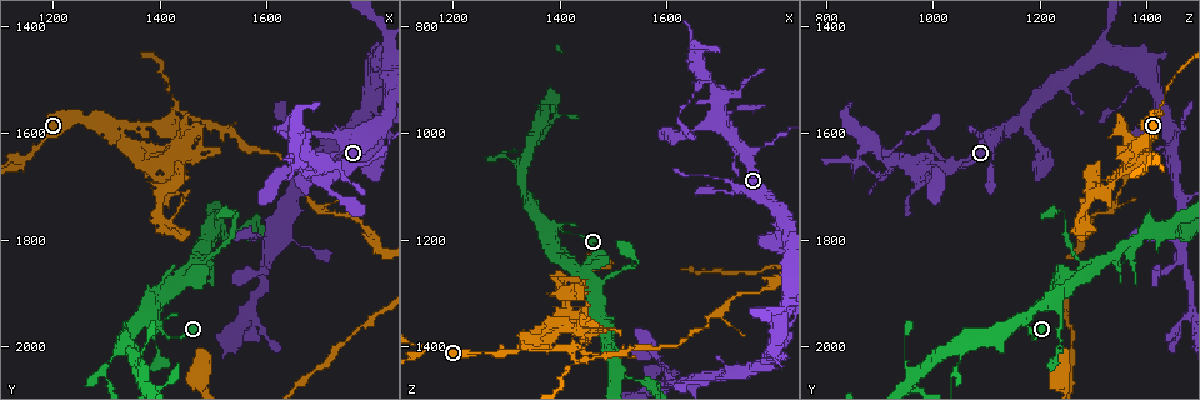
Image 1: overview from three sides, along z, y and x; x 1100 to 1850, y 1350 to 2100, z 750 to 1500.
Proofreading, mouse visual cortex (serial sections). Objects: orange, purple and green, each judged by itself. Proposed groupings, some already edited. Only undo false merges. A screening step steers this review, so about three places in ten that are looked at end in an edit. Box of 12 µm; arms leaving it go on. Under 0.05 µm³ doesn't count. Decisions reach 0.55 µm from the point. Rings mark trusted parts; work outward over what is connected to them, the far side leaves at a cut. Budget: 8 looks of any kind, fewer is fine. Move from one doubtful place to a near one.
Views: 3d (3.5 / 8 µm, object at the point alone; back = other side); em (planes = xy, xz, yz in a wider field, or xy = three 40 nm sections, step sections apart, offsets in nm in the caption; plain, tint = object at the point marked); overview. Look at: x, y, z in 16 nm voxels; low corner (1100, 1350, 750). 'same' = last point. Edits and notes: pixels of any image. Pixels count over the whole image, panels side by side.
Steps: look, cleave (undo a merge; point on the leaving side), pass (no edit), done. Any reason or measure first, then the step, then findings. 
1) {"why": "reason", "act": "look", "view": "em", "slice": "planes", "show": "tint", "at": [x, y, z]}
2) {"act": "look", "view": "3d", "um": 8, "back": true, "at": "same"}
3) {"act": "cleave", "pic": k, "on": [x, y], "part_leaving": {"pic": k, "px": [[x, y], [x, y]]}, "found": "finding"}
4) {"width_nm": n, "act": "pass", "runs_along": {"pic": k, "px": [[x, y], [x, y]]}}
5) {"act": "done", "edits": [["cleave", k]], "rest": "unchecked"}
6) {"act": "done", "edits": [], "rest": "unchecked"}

{"why": "calibre changes", "act": "look", "view": "3d", "um": 3.5, "back": true, "at": [1400, 1915, 1235]}

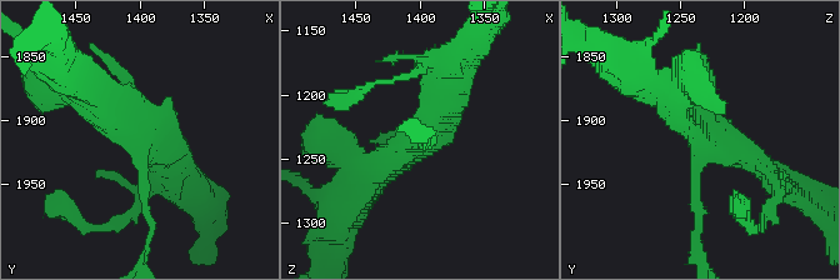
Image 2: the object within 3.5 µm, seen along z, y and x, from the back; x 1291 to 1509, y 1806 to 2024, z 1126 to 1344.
{"act": "look", "view": "em", "slice": "xy", "step": 2, "show": "tint", "at": [1400, 1916, 1232]}

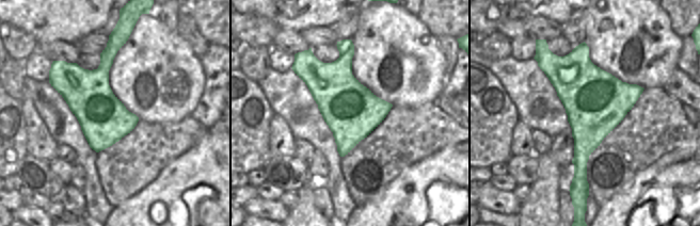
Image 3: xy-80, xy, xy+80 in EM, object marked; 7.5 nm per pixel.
{"act": "look", "view": "em", "slice": "planes", "show": "tint", "at": "same"}

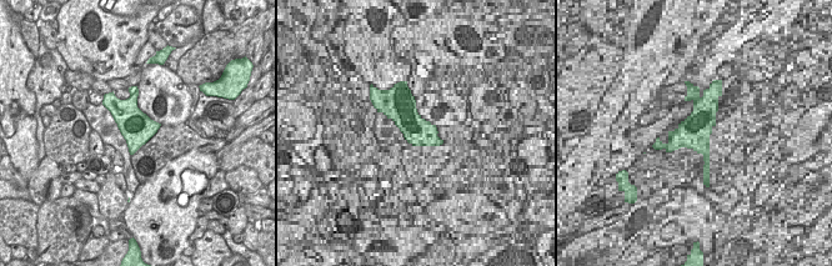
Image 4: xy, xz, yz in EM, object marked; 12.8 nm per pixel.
{"act": "pass", "runs_along": {"pic": 2, "px": [[449, 70], [425, 131], [368, 183]]}, "found": "one cell here"}

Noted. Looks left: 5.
{"why": "three-way junction", "act": "look", "view": "3d", "um": 3.5, "back": true, "at": [1480, 1845, 1285]}

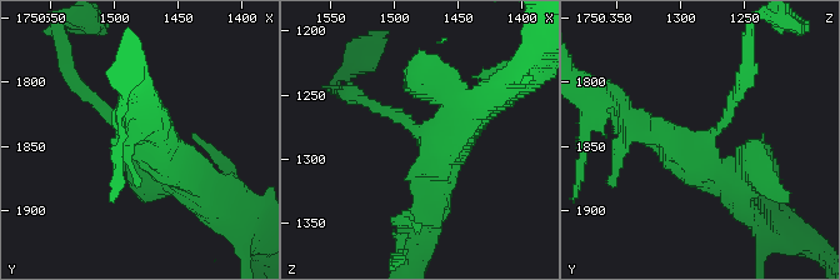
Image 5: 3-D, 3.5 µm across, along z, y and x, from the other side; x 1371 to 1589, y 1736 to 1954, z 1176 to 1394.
{"act": "cleave", "pic": 5, "on": [95, 100], "part_leaving": {"pic": 5, "px": [[718, 130], [746, 76], [749, 34]]}, "found": "two cells meet here"}

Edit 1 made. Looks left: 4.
{"act": "look", "view": "overview"}

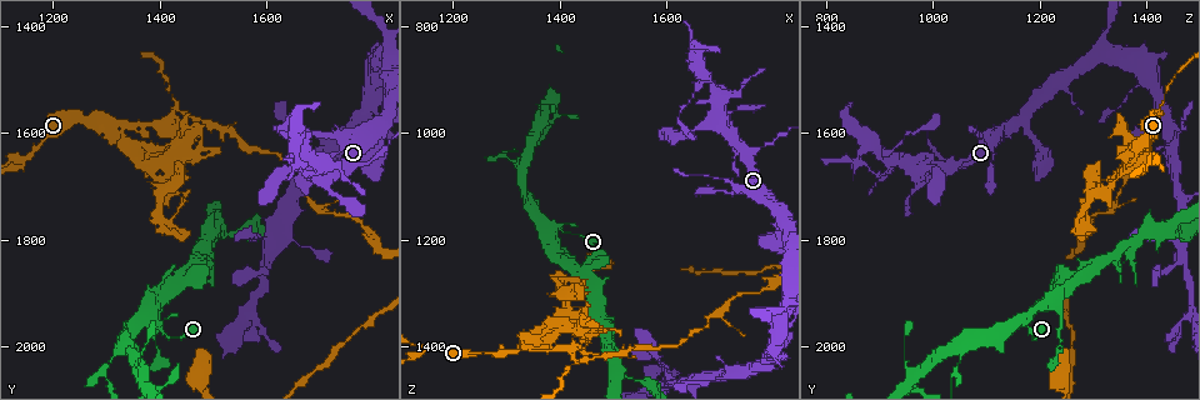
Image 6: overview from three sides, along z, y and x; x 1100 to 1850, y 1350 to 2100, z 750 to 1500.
{"why": "calibre changes", "act": "look", "view": "3d", "um": 8, "at": [1300, 2040, 1040]}

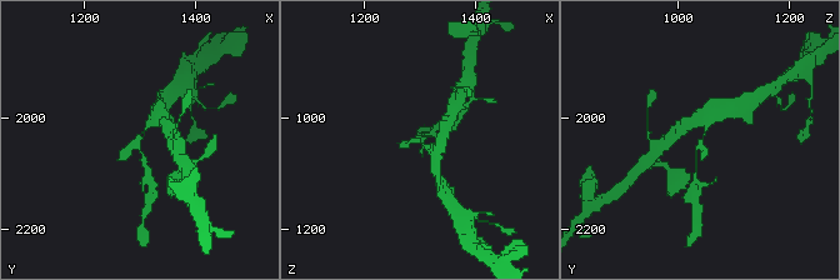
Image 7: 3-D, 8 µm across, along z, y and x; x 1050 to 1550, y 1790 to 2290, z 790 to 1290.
{"why": "zoom in", "act": "look", "view": "3d", "um": 3.5, "at": [1295, 2040, 1040]}

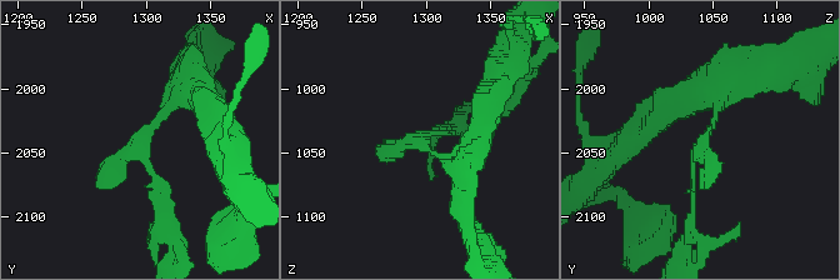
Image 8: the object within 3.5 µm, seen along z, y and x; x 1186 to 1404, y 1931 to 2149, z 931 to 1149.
{"act": "look", "view": "em", "slice": "xy", "step": 5, "show": "tint", "at": [1298, 2040, 1042]}

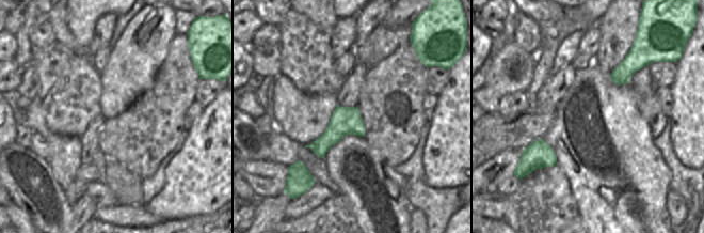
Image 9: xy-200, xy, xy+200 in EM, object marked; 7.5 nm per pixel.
{"act": "cleave", "pic": 8, "on": [691, 220], "part_leaving": {"pic": 8, "px": [[695, 180], [695, 214]]}, "found": "a second cell is stuck on"}

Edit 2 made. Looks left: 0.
{"act": "done", "edits": [["cleave", 5], ["cleave", 8]], "rest": "unchecked"}

